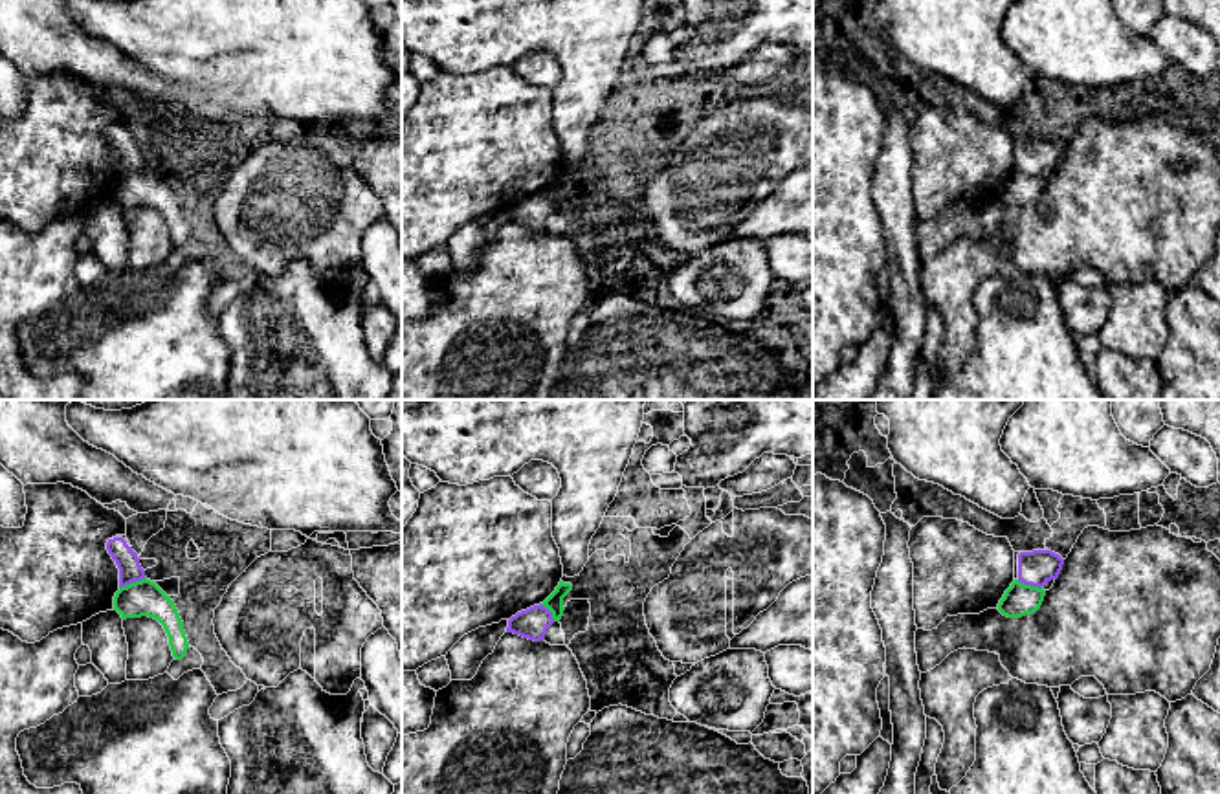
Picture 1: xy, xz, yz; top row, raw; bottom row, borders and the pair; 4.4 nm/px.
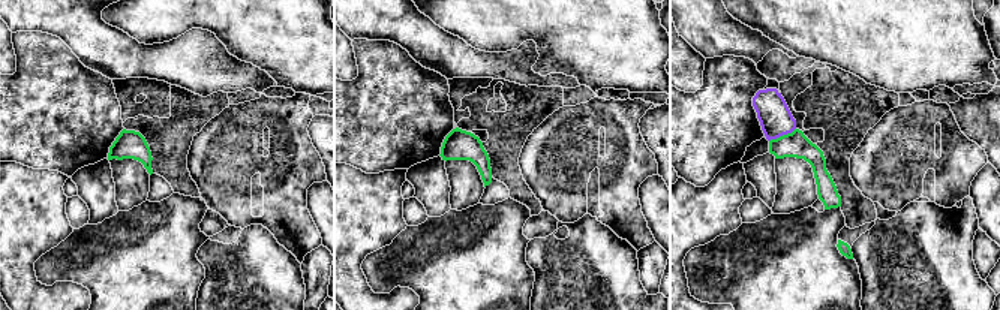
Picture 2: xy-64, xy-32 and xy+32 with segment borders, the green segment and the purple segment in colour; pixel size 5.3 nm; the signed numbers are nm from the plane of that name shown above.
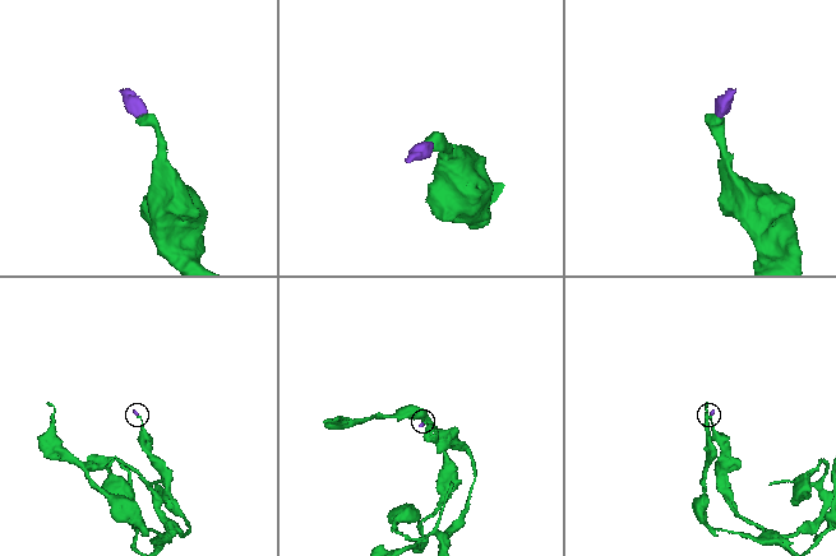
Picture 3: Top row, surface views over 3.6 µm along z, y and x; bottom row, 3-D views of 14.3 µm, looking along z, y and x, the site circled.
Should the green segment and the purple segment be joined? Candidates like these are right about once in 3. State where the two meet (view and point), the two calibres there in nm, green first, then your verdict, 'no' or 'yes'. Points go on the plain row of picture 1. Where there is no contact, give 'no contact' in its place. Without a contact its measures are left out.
contact xy (133, 173); calibres 160 and 100 nm; no

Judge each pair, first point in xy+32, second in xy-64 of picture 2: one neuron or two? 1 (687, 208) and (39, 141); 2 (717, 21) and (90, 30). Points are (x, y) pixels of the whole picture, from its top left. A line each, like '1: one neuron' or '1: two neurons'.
1: two neurons
2: one neuron

